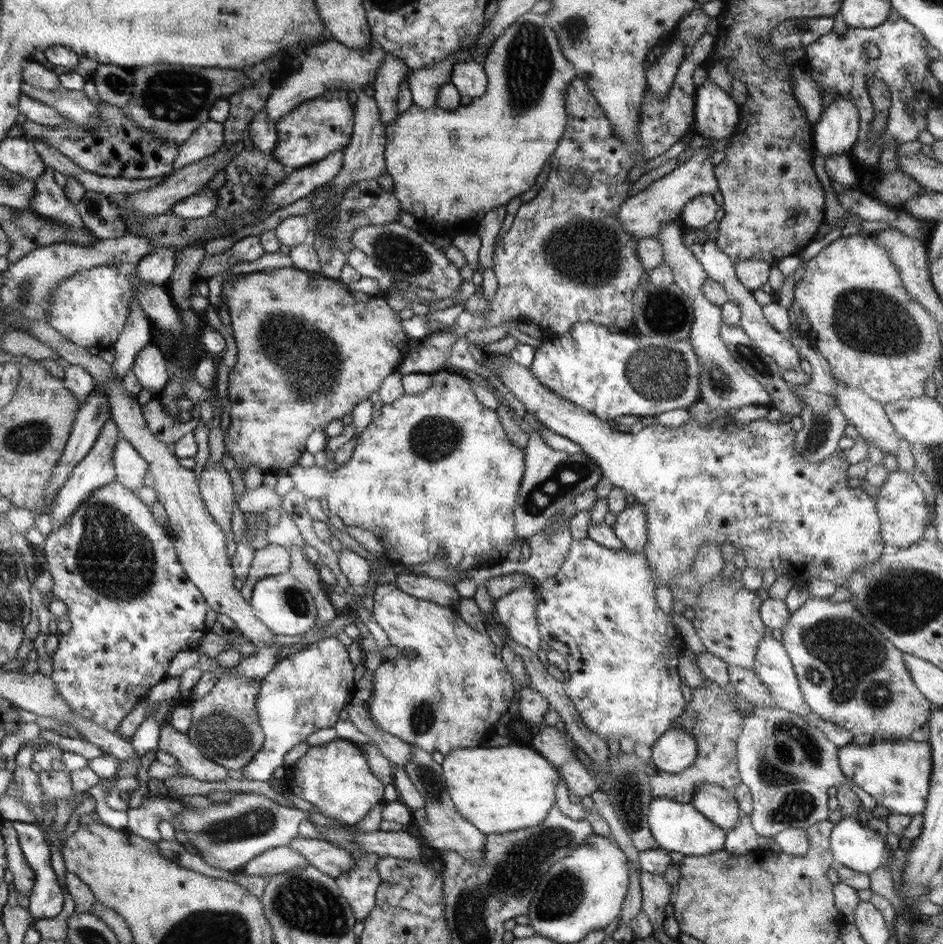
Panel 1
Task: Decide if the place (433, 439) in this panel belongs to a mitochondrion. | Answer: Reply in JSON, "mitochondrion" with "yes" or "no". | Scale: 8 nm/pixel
{"mitochondrion":"yes"}

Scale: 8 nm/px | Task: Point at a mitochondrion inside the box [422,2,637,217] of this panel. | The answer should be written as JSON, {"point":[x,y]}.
{"point":[527,64]}

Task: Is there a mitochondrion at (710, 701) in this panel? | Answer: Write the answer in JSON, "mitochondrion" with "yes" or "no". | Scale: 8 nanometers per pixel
{"mitochondrion":"no"}

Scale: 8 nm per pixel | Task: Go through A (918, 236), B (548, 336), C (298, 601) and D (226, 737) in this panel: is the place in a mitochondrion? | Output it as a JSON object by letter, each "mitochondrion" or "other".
{"A":"other","B":"other","C":"mitochondrion","D":"mitochondrion"}

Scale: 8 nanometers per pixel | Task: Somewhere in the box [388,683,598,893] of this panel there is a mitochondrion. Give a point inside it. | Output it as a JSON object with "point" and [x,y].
{"point":[424,772]}

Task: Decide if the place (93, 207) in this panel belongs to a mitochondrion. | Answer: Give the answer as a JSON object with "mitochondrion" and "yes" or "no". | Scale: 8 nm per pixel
{"mitochondrion":"no"}

